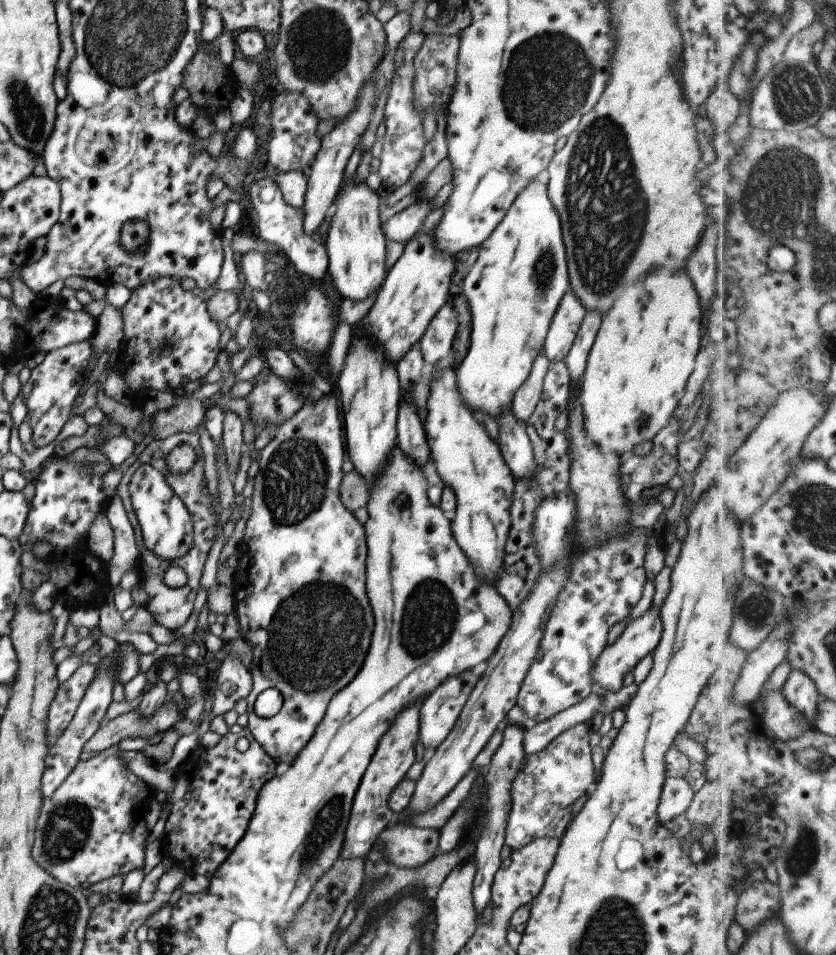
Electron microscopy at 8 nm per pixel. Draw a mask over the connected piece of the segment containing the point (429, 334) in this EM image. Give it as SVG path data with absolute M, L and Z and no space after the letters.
M446 303L438 309L436 316L430 321L426 332L418 342L423 360L436 365L452 351L456 331L458 330L458 314L454 305Z

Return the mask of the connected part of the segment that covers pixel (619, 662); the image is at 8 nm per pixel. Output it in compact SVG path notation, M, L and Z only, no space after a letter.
M650 608L646 614L628 624L612 644L607 644L604 647L604 650L594 661L591 670L591 679L596 690L604 688L606 692L618 692L623 687L624 676L630 674L645 656L653 654L663 631L662 621L658 614L659 610L651 610Z

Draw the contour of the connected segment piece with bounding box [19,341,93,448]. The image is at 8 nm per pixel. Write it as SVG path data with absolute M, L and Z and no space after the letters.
M89 341L51 350L42 363L31 370L28 380L22 384L19 394L27 405L27 416L24 421L32 428L31 440L36 448L50 444L71 417L70 411L74 408L74 400L79 395L80 387L83 386L92 352Z

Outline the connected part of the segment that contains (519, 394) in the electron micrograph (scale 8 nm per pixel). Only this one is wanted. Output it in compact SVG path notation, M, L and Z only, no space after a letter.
M542 350L534 359L529 377L518 388L514 395L511 408L517 419L524 424L531 412L536 408L536 403L540 400L543 380L548 372L550 362L545 352Z

